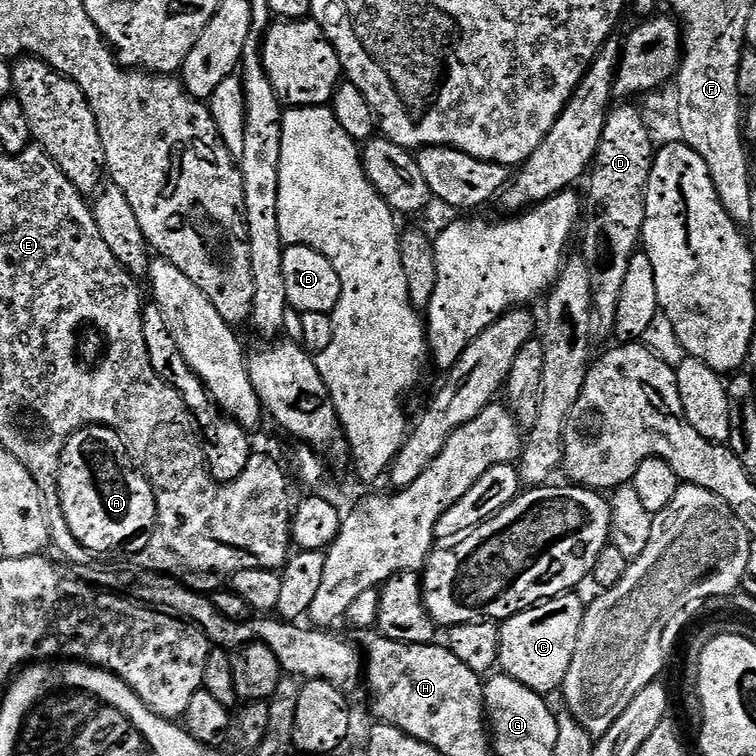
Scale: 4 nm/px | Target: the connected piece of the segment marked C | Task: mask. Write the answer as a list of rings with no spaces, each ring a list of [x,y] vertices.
[[[575,591],[565,592],[562,596],[555,596],[549,600],[543,600],[540,604],[535,604],[532,608],[527,608],[524,612],[510,617],[499,625],[500,630],[500,652],[499,667],[503,675],[513,676],[518,682],[522,682],[530,690],[541,694],[549,694],[563,685],[566,674],[572,665],[576,643],[580,637],[580,627],[584,621],[585,601],[580,601],[576,597]]]

